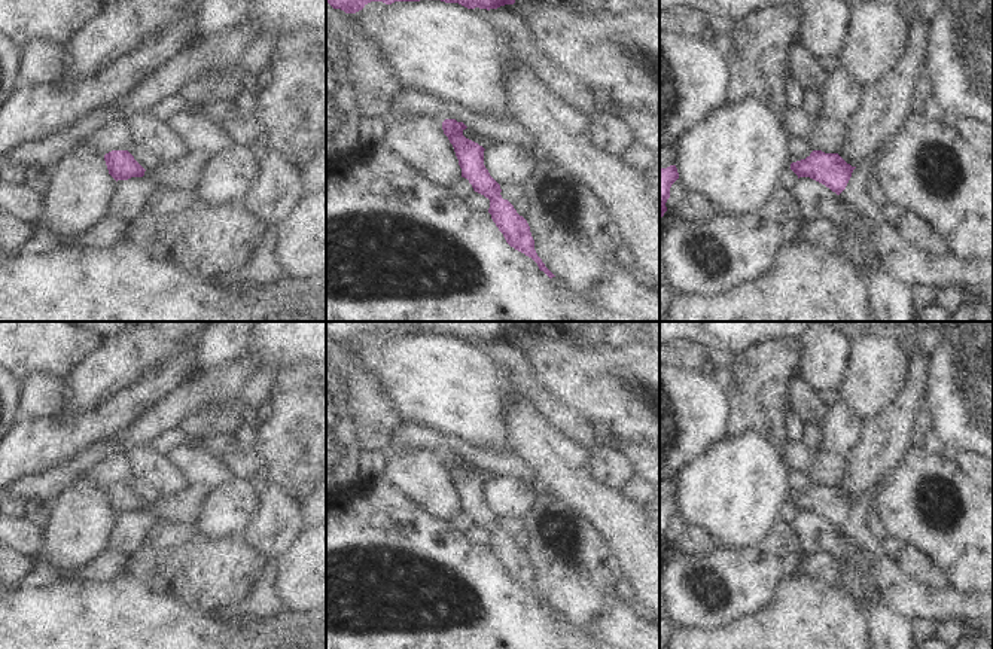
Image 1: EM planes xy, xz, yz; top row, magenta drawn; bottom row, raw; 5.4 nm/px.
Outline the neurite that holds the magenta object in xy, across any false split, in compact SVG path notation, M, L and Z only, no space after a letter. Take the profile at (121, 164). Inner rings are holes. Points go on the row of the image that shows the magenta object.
M112 150L104 155L109 174L118 180L143 177L144 168L134 159L128 150Z

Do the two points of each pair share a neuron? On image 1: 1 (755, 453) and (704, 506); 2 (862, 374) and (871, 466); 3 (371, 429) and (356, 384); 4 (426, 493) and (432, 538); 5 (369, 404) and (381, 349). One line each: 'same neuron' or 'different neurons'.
1: same neuron
2: different neurons
3: same neuron
4: different neurons
5: different neurons

